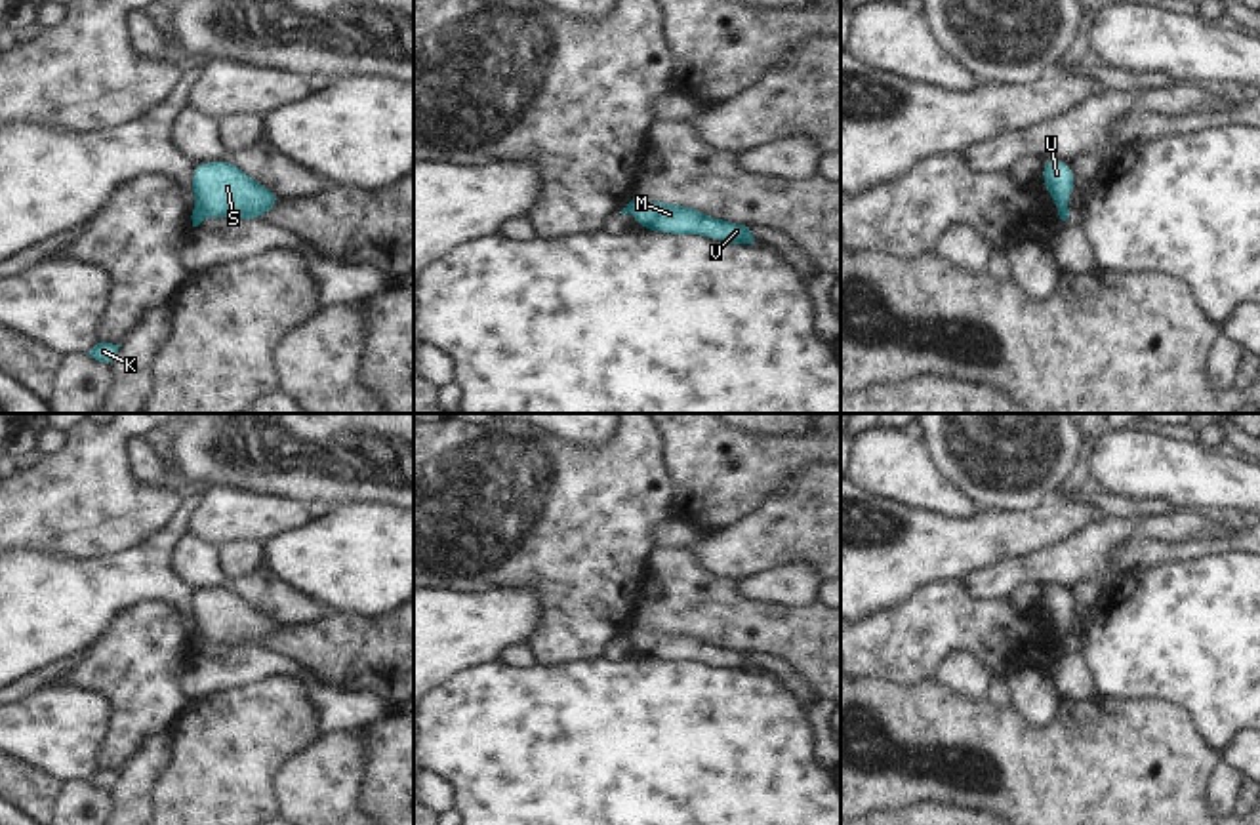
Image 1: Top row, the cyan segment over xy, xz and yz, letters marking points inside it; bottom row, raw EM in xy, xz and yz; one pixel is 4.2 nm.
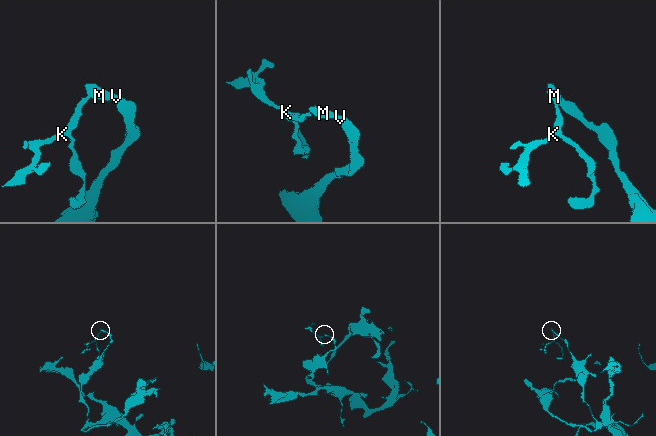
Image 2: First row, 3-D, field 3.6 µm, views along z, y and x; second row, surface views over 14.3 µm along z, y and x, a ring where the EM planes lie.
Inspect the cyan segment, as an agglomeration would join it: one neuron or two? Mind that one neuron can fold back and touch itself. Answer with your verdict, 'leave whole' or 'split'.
split

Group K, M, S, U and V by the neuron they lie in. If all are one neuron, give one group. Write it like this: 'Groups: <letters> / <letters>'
Groups: K / M S U V

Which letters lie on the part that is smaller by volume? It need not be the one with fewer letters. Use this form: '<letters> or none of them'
K

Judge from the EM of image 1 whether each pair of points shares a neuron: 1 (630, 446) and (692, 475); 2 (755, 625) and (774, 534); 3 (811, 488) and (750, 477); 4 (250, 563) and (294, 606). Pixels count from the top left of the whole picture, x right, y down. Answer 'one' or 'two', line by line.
1: two
2: two
3: two
4: two

